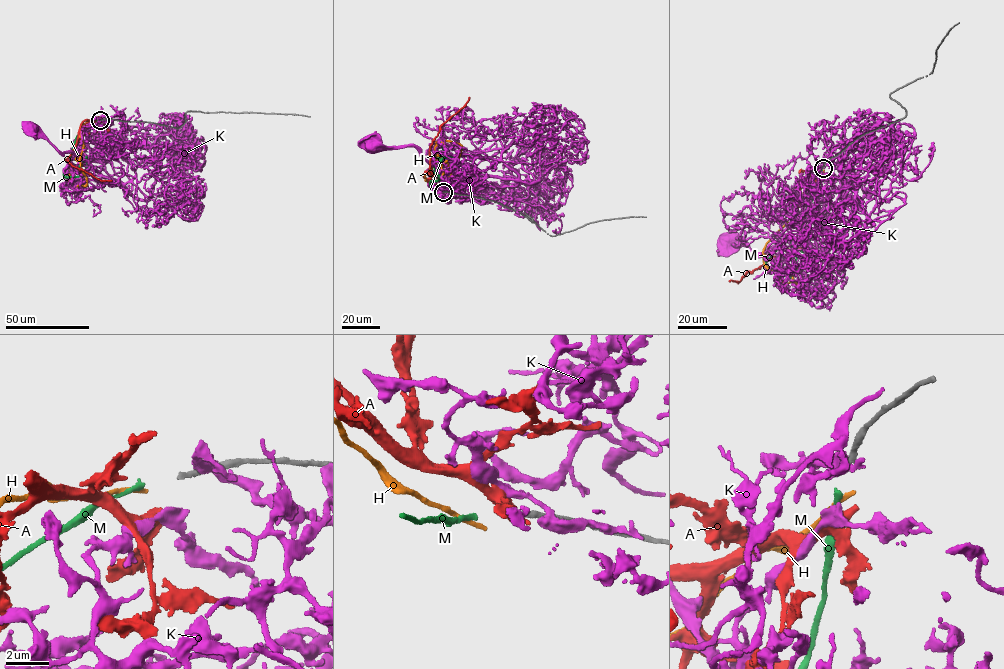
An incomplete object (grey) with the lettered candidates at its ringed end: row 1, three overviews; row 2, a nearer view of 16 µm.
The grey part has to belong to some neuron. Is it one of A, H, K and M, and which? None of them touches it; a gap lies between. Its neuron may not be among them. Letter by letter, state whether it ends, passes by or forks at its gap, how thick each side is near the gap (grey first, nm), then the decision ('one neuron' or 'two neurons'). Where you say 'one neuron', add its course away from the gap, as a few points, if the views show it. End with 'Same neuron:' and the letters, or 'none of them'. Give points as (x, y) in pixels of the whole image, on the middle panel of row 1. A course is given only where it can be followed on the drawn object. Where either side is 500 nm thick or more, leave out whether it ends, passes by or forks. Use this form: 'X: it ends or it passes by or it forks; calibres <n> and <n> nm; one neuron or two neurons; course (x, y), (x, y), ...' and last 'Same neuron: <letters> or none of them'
A: it ends; calibres 170 and 420 nm; two neurons
H: it ends; calibres 170 and 190 nm; two neurons
K: it passes by; calibres 170 and 320 nm; two neurons
M: it ends; calibres 170 and 200 nm; one neuron; course (441, 192), (435, 192), (430, 183), (439, 179), (441, 160), (447, 156), (456, 160), (445, 156), (441, 140)
Same neuron: M

